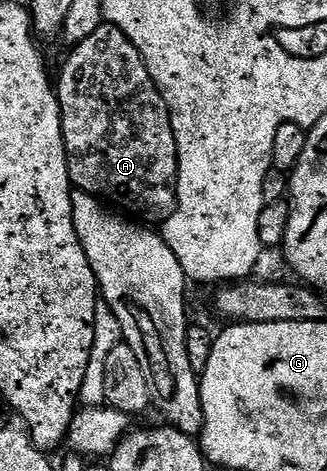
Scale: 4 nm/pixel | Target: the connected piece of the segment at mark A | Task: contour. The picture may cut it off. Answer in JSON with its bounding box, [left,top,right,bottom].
[57,24,179,223]

